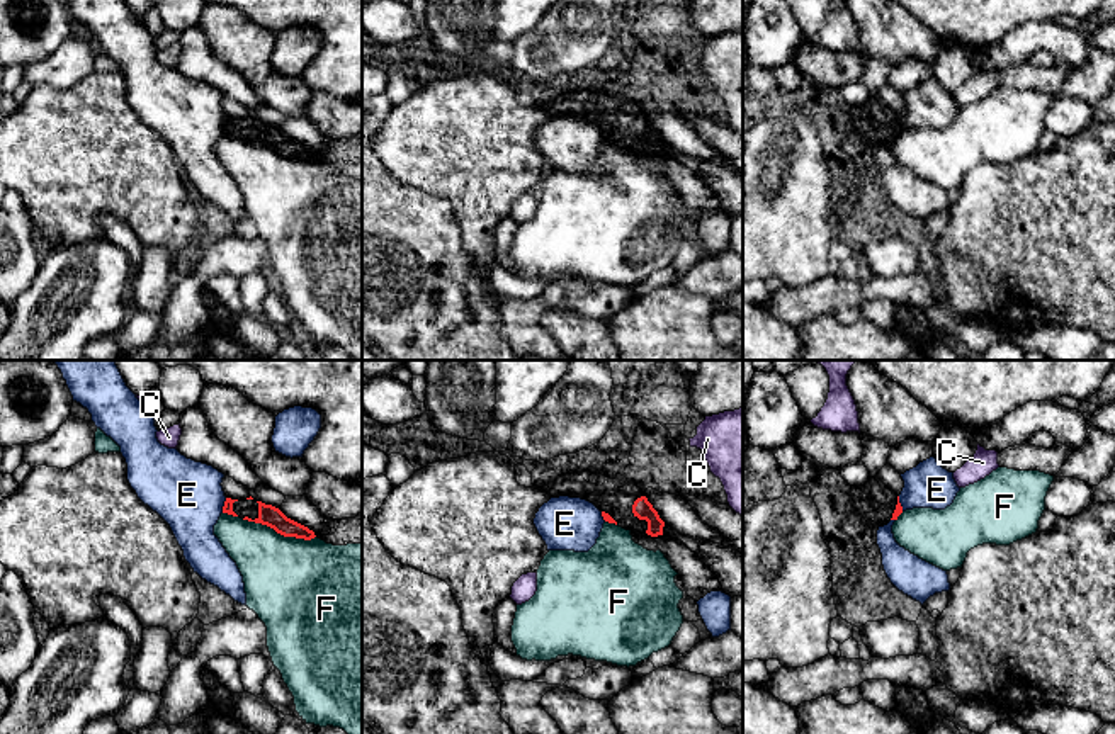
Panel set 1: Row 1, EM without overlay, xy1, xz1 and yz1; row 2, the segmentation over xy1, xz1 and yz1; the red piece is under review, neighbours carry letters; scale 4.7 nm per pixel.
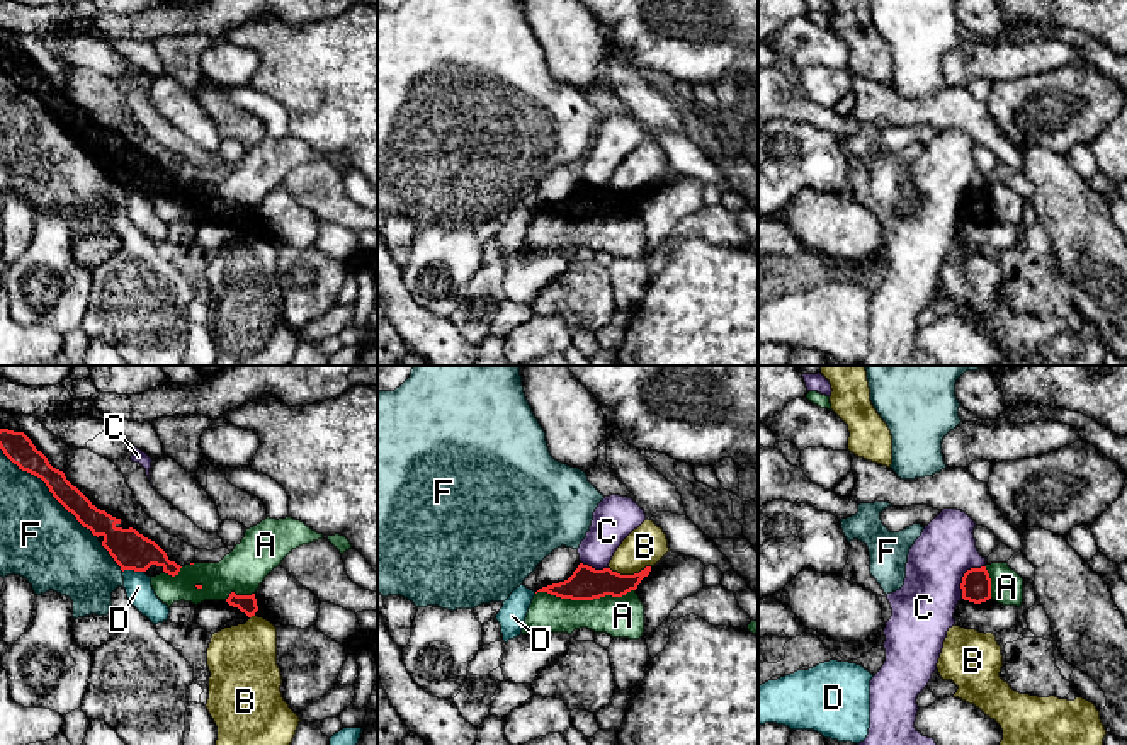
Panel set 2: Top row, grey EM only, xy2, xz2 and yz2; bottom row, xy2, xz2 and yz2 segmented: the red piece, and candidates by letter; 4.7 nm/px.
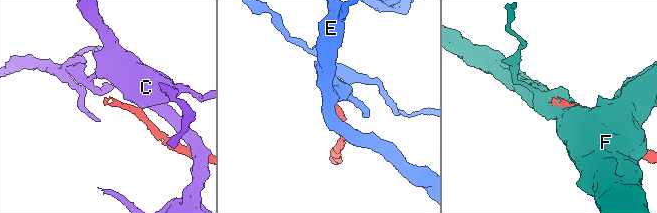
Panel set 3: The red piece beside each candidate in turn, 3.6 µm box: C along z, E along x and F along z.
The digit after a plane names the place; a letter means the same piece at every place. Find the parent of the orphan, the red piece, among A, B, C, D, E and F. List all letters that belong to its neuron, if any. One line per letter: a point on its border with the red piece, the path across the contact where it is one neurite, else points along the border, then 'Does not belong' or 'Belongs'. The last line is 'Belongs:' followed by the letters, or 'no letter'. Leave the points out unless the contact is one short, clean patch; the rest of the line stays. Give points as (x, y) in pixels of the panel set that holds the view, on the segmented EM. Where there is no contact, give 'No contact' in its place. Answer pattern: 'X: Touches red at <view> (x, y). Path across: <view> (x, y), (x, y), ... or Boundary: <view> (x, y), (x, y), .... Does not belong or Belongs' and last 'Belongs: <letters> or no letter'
A: Touches red at xz2 (585, 599). Boundary: xz2 (634, 589), (621, 596), (592, 599), (536, 594). Does not belong
B: Touches red at xz2 (629, 575). Boundary: xz2 (650, 565), (633, 574), (617, 574), (609, 568). Does not belong
C: Touches red at yz2 (964, 575). Boundary: yz2 (985, 565), (973, 567), (964, 574), (961, 597). Does not belong
D: Touches red at xy2 (133, 568). Boundary: xy2 (143, 570), (123, 572). Does not belong
E: Touches red at xy1 (225, 505). Boundary: xy1 (226, 498), (221, 512). Does not belong
F: Touches red at xy2 (48, 487). Does not belong
Belongs: no letter

